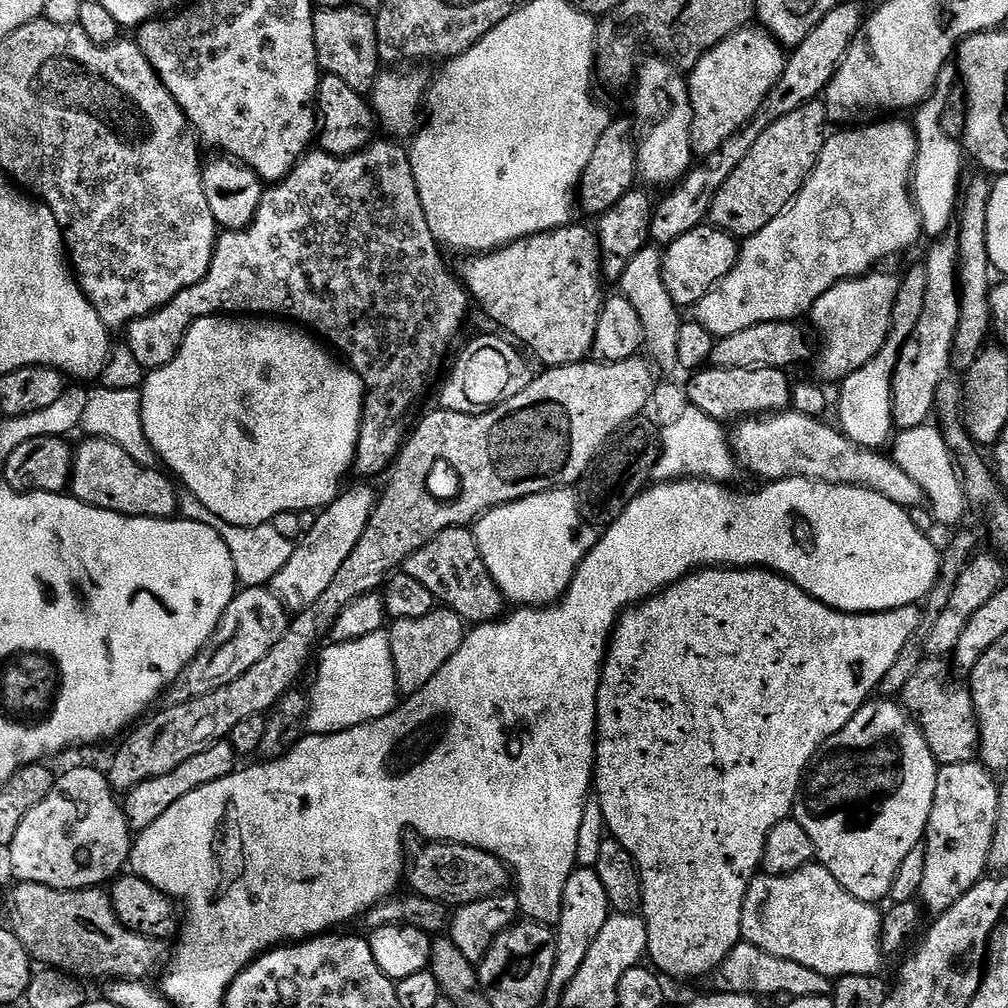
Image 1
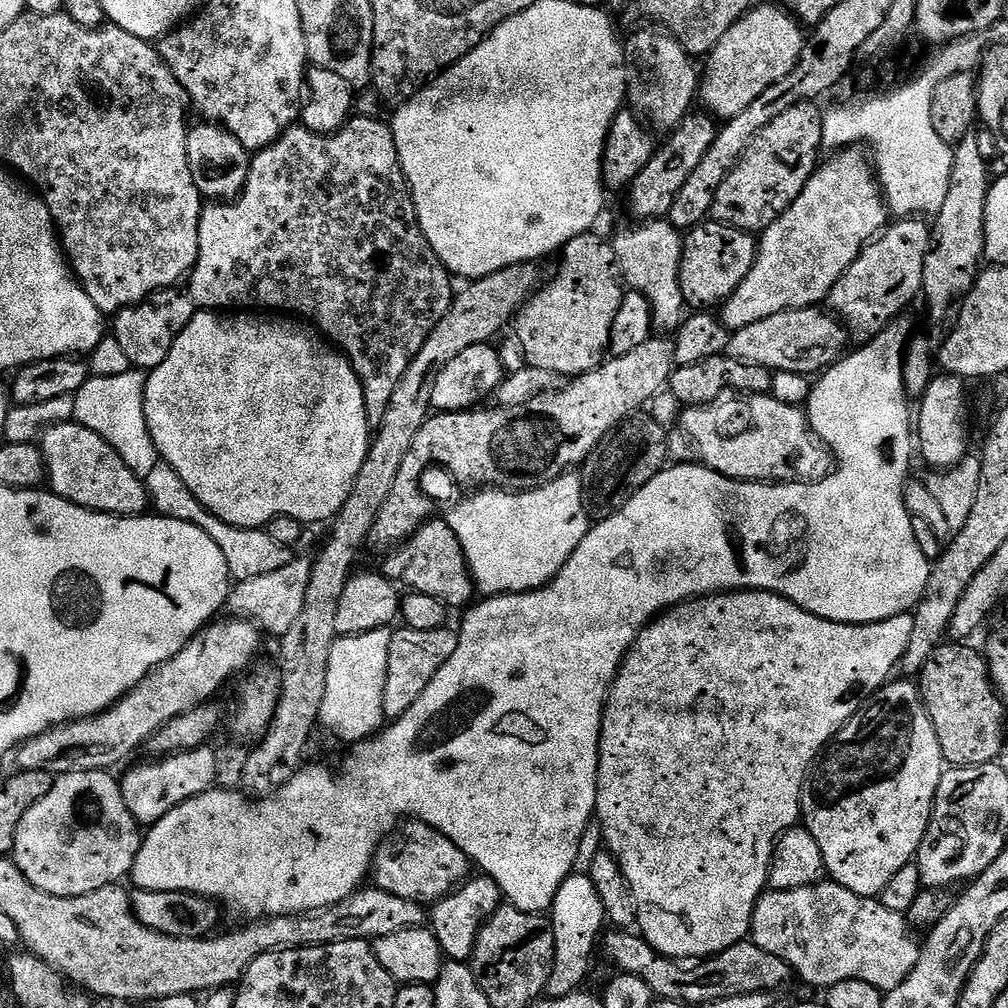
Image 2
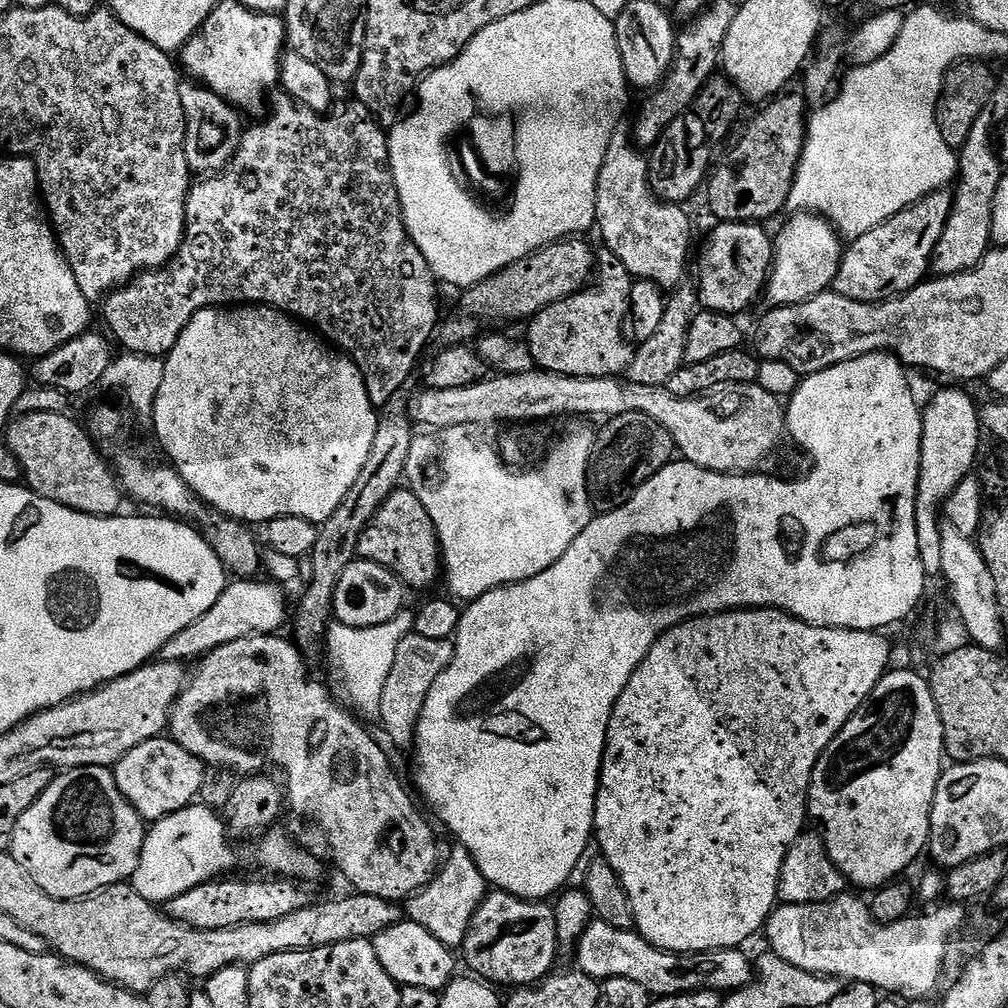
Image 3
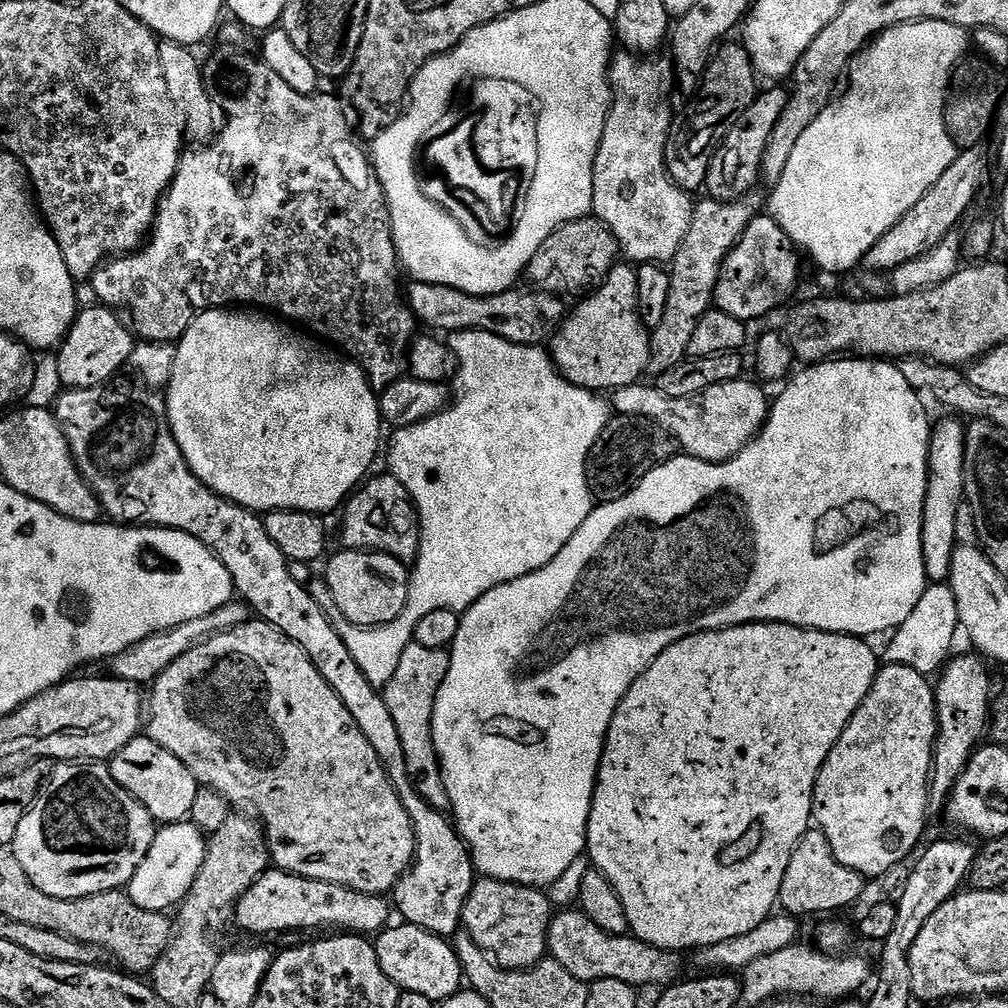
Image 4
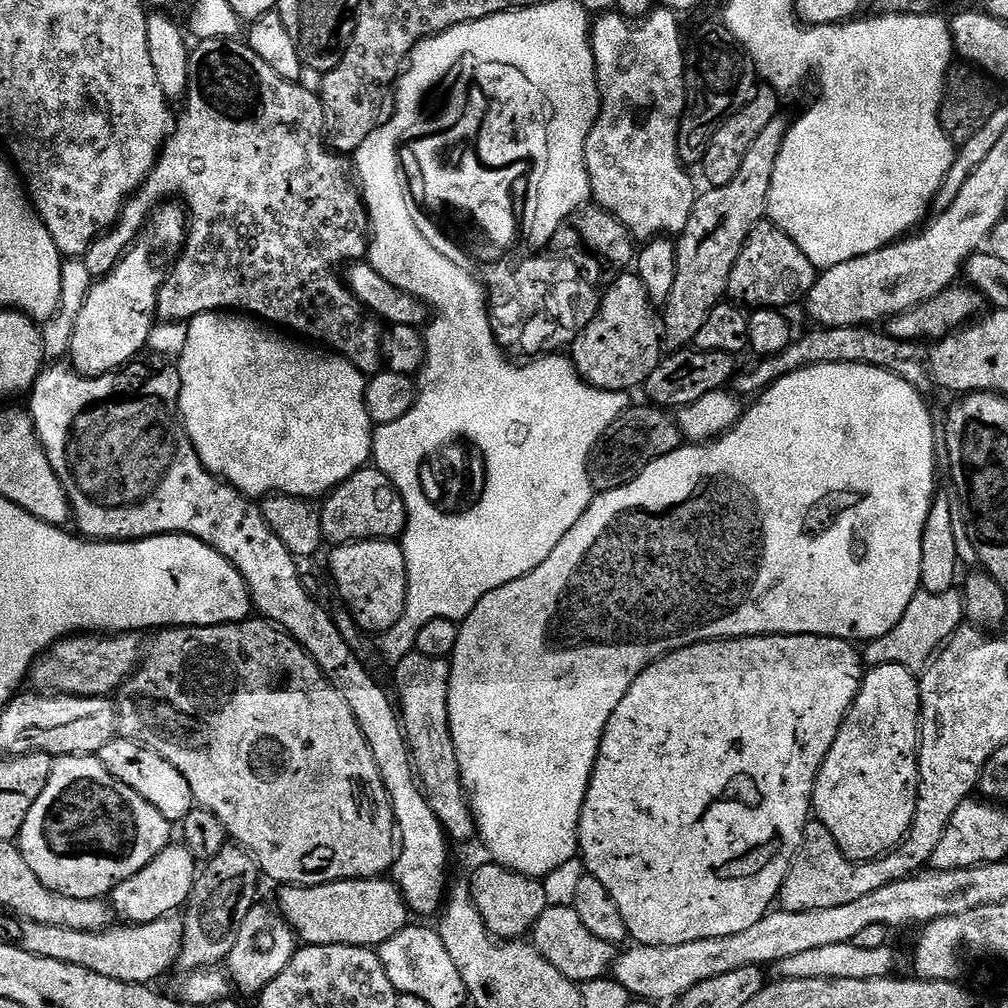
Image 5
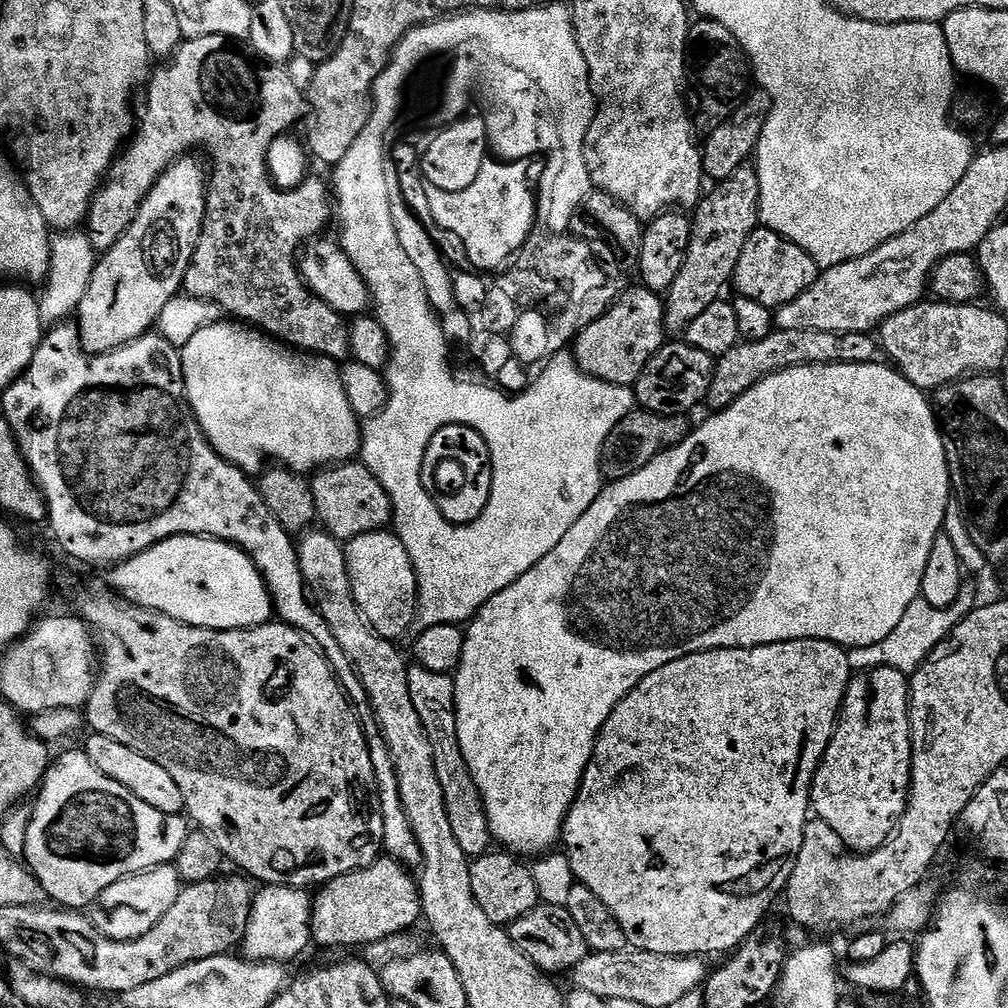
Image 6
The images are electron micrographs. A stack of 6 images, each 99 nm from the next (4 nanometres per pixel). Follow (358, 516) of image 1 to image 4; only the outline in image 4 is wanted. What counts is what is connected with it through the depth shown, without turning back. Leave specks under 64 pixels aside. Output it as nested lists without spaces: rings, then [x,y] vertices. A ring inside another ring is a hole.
[[[233,602],[214,610],[208,616],[194,618],[190,622],[182,622],[182,626],[174,626],[165,632],[150,634],[142,642],[138,642],[132,648],[127,648],[122,654],[113,656],[110,661],[112,667],[111,675],[118,680],[125,680],[137,686],[151,685],[153,680],[157,680],[166,670],[166,666],[171,666],[186,650],[190,650],[199,644],[200,641],[208,639],[209,636],[218,632],[227,632],[229,628],[236,628],[249,619],[250,609],[243,602]]]

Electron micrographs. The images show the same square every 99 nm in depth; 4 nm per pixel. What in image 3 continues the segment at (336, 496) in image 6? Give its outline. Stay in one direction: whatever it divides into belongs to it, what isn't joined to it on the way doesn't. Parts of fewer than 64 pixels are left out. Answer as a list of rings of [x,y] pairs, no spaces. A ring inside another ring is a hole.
[[[407,486],[397,488],[386,502],[382,502],[358,538],[356,555],[362,560],[378,562],[378,566],[386,566],[386,570],[394,573],[409,589],[432,588],[442,576],[440,539],[434,530],[434,522],[430,522],[426,506],[422,506],[420,499]]]

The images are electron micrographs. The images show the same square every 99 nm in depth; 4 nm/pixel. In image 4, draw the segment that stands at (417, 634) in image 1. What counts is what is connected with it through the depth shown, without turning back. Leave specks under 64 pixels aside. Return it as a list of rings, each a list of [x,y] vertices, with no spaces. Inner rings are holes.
[[[413,642],[402,650],[402,658],[398,658],[398,670],[394,670],[394,678],[382,689],[386,707],[394,718],[398,738],[402,738],[402,750],[406,753],[406,770],[416,787],[416,793],[432,808],[441,810],[449,807],[448,791],[440,769],[440,755],[434,746],[434,698],[446,678],[446,670],[450,670],[450,655],[445,649],[430,650],[430,646],[418,646]]]

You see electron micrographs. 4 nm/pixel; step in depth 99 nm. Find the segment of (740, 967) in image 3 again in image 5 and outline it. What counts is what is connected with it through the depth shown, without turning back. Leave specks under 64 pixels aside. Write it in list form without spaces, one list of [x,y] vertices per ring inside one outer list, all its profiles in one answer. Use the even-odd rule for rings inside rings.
[[[553,903],[547,908],[531,930],[530,943],[542,954],[542,958],[546,958],[546,962],[550,962],[550,966],[554,966],[554,970],[558,970],[558,974],[577,986],[591,980],[605,979],[611,973],[618,955],[617,945],[594,938],[594,934],[586,930],[582,918],[578,918],[576,911],[567,903]]]

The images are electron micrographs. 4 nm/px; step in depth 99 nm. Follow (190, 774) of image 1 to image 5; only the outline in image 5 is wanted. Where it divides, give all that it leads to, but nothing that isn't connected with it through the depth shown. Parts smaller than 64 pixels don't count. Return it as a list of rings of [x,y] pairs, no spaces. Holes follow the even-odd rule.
[[[113,738],[100,748],[98,755],[102,766],[106,766],[106,770],[110,770],[110,774],[114,774],[118,782],[122,782],[122,786],[130,786],[134,794],[146,798],[146,802],[150,802],[150,806],[154,806],[158,814],[173,822],[182,822],[186,814],[190,814],[194,806],[190,782],[186,782],[186,778],[182,778],[181,772],[170,766],[166,758],[154,754],[154,750],[137,744],[135,740]]]

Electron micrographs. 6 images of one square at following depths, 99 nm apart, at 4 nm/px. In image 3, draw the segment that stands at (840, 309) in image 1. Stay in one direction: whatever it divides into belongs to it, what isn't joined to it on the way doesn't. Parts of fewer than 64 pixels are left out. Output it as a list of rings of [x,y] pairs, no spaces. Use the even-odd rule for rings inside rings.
[[[948,190],[932,192],[851,241],[843,249],[838,274],[832,283],[834,291],[854,302],[878,304],[918,286],[929,275],[934,246],[938,246],[938,238],[942,238],[942,230],[946,230],[950,218],[952,197]]]

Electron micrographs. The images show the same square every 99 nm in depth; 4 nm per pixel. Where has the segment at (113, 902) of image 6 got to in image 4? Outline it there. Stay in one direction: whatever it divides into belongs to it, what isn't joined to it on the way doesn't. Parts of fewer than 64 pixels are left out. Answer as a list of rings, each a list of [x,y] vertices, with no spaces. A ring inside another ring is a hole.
[[[181,822],[163,825],[157,831],[146,858],[142,858],[142,866],[138,866],[134,878],[126,885],[128,897],[147,912],[167,913],[168,908],[175,909],[190,886],[194,886],[194,878],[198,878],[207,849],[205,833],[195,824]]]

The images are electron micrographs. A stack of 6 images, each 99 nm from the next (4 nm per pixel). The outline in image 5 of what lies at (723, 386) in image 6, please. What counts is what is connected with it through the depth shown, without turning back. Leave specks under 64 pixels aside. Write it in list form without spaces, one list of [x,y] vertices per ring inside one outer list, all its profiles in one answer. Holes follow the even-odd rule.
[[[823,326],[815,329],[809,336],[793,339],[781,353],[774,354],[768,359],[761,359],[756,362],[753,368],[748,368],[744,373],[741,371],[735,377],[734,388],[741,397],[755,397],[757,394],[769,388],[774,382],[786,378],[786,374],[794,374],[803,368],[810,366],[822,366],[823,364],[865,364],[886,370],[902,382],[914,386],[914,390],[921,394],[928,394],[933,391],[934,385],[932,377],[929,376],[928,370],[923,359],[915,360],[912,357],[911,347],[905,346],[901,341],[895,340],[889,336],[887,331],[877,330],[872,326],[861,326],[858,328],[826,328]],[[880,331],[880,332],[876,332]],[[741,375],[741,376],[740,376]],[[740,376],[740,377],[739,377]],[[740,392],[741,393],[740,393]],[[744,395],[744,396],[743,396]]]

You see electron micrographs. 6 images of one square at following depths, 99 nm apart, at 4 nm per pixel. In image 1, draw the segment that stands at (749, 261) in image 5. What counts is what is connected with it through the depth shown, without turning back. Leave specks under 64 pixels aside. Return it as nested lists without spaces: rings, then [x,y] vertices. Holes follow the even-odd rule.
[[[701,226],[690,230],[690,234],[682,234],[663,249],[664,265],[662,278],[666,282],[666,290],[670,290],[670,298],[674,298],[676,307],[681,310],[695,309],[697,302],[709,292],[715,284],[722,282],[726,274],[740,257],[741,245],[731,232],[724,232],[715,226]]]

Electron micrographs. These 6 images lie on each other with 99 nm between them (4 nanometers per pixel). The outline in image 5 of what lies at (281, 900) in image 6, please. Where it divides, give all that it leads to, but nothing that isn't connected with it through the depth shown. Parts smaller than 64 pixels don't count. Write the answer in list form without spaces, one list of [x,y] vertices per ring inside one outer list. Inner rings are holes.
[[[264,902],[257,903],[250,914],[246,914],[246,922],[226,961],[226,971],[231,983],[239,991],[241,988],[244,992],[259,994],[267,984],[274,982],[274,978],[278,978],[278,974],[282,974],[282,970],[286,970],[297,947],[298,937],[283,915],[275,907],[267,908]]]

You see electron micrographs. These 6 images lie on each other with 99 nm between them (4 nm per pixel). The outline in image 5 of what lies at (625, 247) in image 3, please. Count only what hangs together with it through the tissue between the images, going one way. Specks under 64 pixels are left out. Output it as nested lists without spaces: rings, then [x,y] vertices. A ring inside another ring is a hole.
[[[656,6],[653,7],[648,15],[639,18],[629,18],[619,11],[609,10],[597,15],[590,24],[592,30],[592,53],[596,63],[596,81],[600,87],[602,97],[600,113],[590,130],[590,138],[586,138],[586,166],[588,167],[588,177],[592,187],[591,199],[596,207],[604,208],[614,218],[618,218],[618,222],[622,222],[622,226],[626,226],[626,230],[632,235],[633,241],[636,242],[647,242],[657,238],[679,237],[680,233],[686,230],[686,222],[690,222],[698,195],[698,187],[696,188],[691,174],[688,173],[691,171],[681,162],[680,155],[678,154],[680,117],[683,116],[690,99],[690,84],[686,79],[686,64],[684,68],[684,44],[686,48],[686,36],[684,40],[683,34],[680,33],[680,20],[681,17],[677,13],[670,11],[669,8]]]

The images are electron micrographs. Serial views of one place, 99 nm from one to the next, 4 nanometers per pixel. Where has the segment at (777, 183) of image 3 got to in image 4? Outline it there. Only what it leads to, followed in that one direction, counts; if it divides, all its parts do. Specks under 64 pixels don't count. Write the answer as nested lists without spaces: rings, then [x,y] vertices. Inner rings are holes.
[[[772,86],[769,92],[761,91],[756,101],[740,115],[736,125],[729,130],[722,143],[717,147],[710,162],[708,171],[708,183],[706,192],[711,199],[741,200],[743,196],[749,195],[756,184],[756,176],[761,175],[764,155],[768,149],[768,143],[772,137],[774,126],[782,118],[782,110],[788,105],[789,89],[784,86]]]

